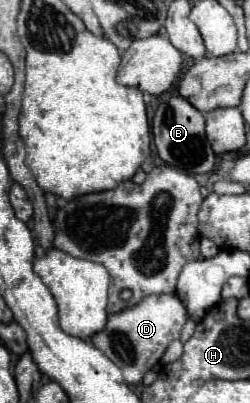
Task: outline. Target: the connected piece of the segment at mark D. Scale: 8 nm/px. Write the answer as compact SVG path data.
M149 295L131 309L111 313L107 317L105 329L95 333L91 337L91 343L123 371L123 377L129 385L137 385L141 383L143 375L155 363L159 363L167 345L175 339L175 333L179 339L185 321L187 321L187 309L177 295Z

